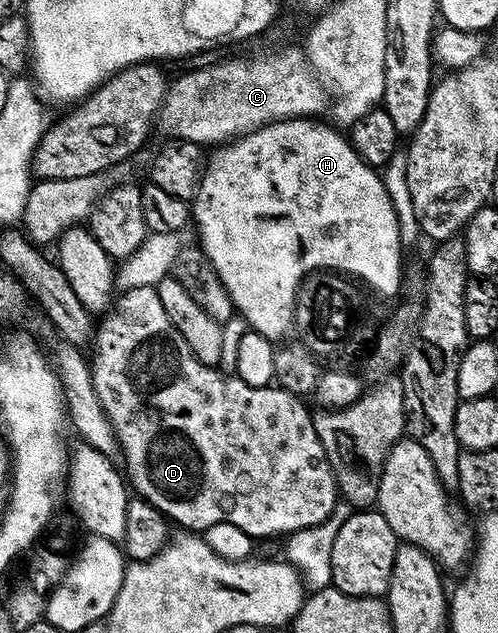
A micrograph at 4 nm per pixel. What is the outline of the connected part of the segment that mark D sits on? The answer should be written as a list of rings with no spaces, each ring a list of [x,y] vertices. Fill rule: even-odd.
[[[142,288],[141,290],[133,290],[132,292],[123,292],[122,295],[118,297],[117,303],[114,305],[113,311],[106,317],[107,321],[102,325],[101,323],[97,328],[97,335],[93,341],[93,353],[95,352],[95,360],[93,356],[93,375],[95,378],[95,389],[99,395],[99,401],[101,406],[106,410],[108,418],[111,420],[111,424],[115,428],[115,437],[119,440],[119,446],[121,449],[121,454],[123,458],[127,458],[127,468],[126,471],[129,473],[130,483],[133,485],[140,497],[146,500],[148,504],[152,504],[159,513],[164,517],[176,520],[177,523],[183,527],[191,534],[203,534],[206,533],[207,529],[217,526],[221,522],[229,522],[233,526],[241,526],[241,530],[245,530],[245,534],[255,537],[256,541],[263,542],[266,536],[281,536],[284,533],[292,534],[295,532],[303,531],[306,528],[313,528],[321,526],[334,512],[335,504],[341,500],[341,493],[339,490],[339,483],[335,477],[335,471],[331,468],[331,463],[327,460],[327,451],[323,449],[323,443],[321,438],[317,434],[315,429],[315,421],[313,419],[312,413],[309,411],[307,413],[307,408],[302,399],[298,396],[294,396],[291,391],[284,390],[279,386],[272,386],[269,388],[254,388],[249,386],[244,380],[238,378],[228,378],[219,368],[206,368],[204,364],[201,363],[199,359],[193,354],[193,350],[189,350],[189,342],[185,342],[185,338],[181,338],[181,334],[177,330],[177,326],[173,326],[173,322],[169,318],[169,314],[165,314],[165,306],[161,306],[161,298],[159,297],[158,291],[153,288]]]

